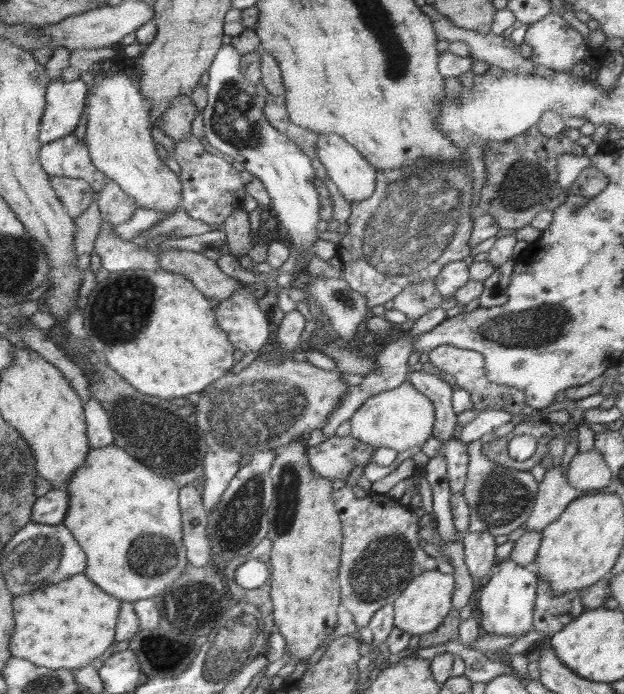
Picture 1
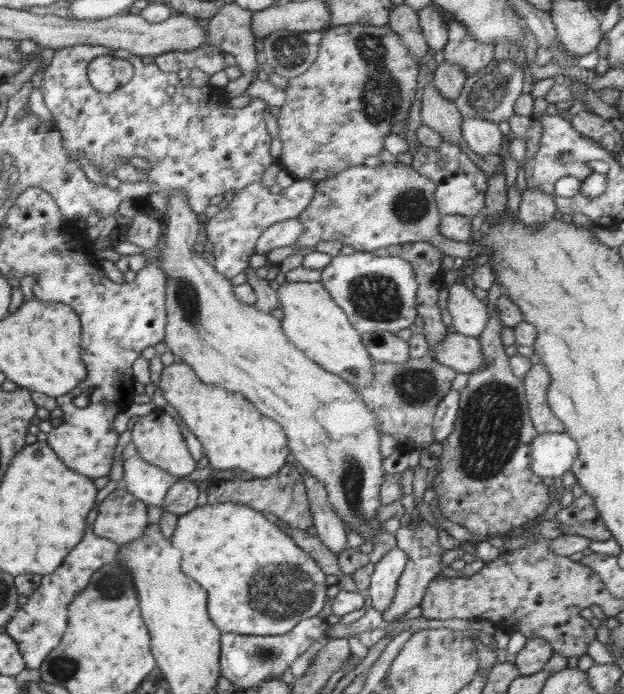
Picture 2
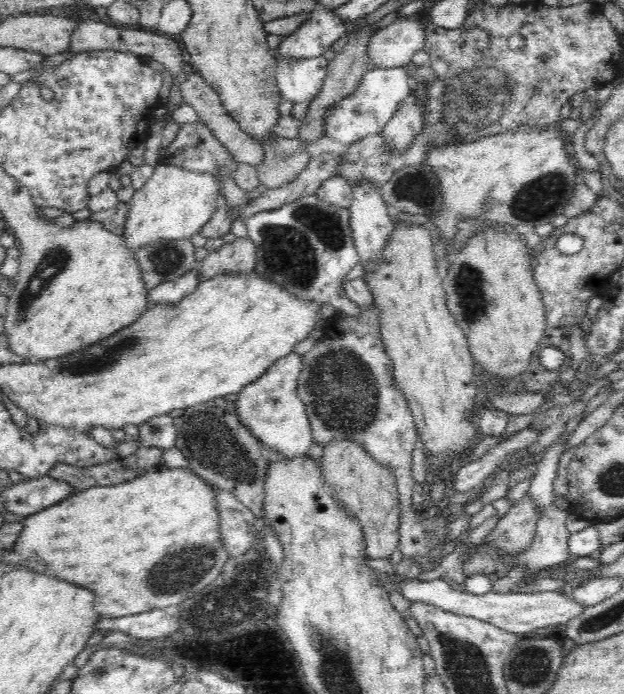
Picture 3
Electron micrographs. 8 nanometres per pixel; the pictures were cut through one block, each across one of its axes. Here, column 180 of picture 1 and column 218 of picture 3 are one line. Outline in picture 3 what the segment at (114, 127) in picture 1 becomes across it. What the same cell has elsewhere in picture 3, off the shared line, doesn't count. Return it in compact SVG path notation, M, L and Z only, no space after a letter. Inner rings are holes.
M160 164L129 200L129 213L121 236L128 250L138 250L158 240L192 238L224 201L222 183L207 172L188 172L181 166Z

